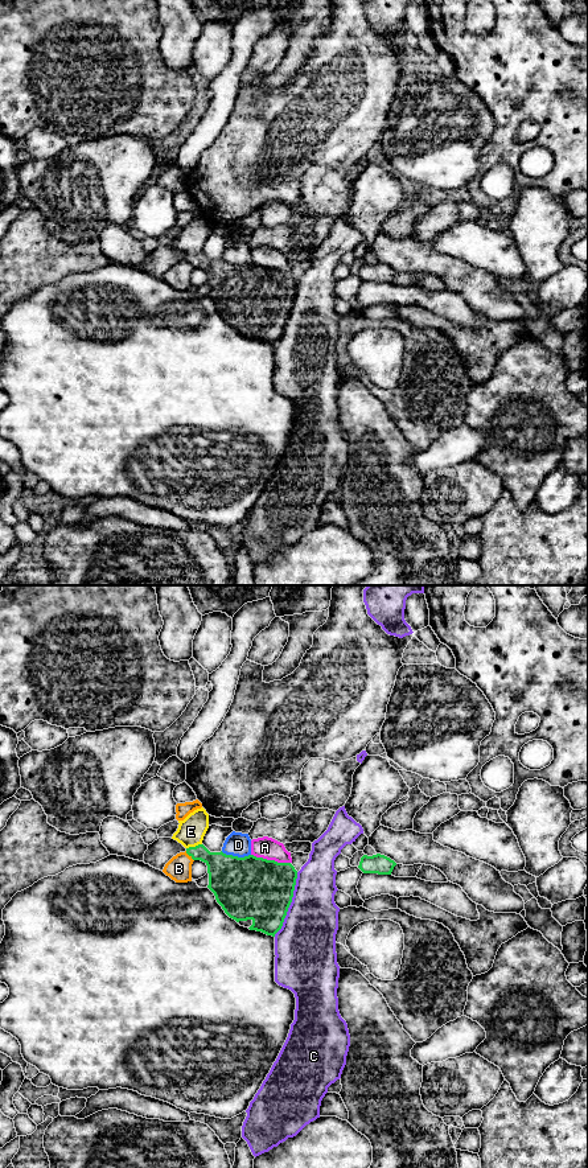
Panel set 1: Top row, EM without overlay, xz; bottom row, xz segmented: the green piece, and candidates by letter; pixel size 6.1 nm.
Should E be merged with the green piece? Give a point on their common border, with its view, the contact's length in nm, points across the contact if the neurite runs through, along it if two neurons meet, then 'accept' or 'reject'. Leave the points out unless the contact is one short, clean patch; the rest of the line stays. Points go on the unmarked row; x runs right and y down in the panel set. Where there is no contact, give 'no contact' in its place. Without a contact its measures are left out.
xz (193, 255) | 100 nm | across xz (225, 279), (214, 268), (193, 255), (190, 239) | accept

